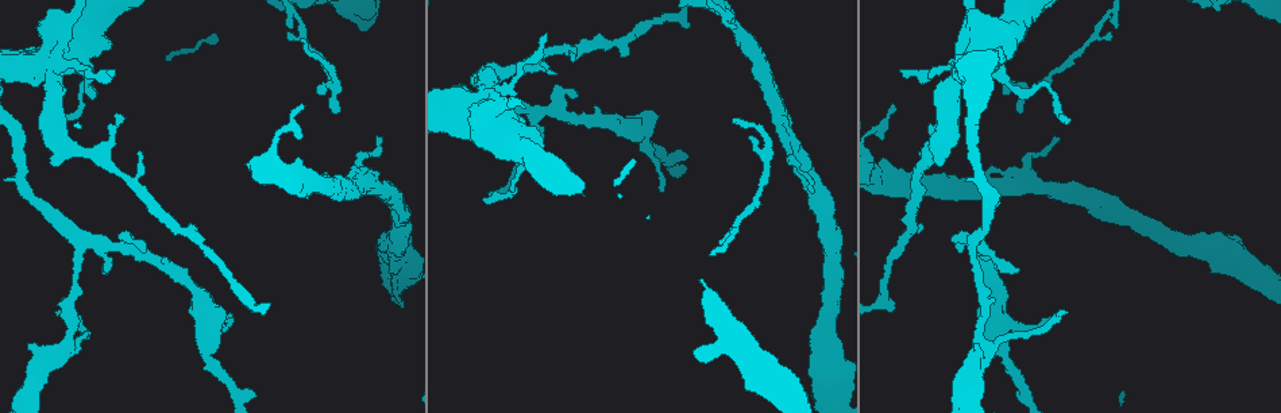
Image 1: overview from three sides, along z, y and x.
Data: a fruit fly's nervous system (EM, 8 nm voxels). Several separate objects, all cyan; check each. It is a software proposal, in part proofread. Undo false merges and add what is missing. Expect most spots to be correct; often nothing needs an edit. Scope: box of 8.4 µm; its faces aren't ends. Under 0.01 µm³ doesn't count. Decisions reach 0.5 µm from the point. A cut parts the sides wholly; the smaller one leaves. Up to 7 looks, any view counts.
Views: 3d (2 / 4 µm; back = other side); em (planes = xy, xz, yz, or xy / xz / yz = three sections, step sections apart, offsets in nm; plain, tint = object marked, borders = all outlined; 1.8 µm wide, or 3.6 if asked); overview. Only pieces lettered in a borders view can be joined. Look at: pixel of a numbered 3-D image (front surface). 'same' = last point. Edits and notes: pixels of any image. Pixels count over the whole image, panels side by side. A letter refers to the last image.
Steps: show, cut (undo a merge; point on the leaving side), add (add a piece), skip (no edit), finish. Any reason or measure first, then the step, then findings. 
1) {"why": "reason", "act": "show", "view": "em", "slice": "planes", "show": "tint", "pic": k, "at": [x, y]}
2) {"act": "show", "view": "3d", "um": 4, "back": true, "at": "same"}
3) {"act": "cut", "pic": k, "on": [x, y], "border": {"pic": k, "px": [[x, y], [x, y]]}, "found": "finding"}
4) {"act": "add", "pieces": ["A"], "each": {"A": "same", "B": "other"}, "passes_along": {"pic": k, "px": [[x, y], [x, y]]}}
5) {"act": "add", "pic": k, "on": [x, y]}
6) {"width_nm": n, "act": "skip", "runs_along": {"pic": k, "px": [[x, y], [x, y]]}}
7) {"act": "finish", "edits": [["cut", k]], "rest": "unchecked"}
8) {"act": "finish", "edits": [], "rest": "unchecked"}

{"act": "show", "view": "3d", "um": 4, "back": true, "pic": 1, "at": [801, 159]}

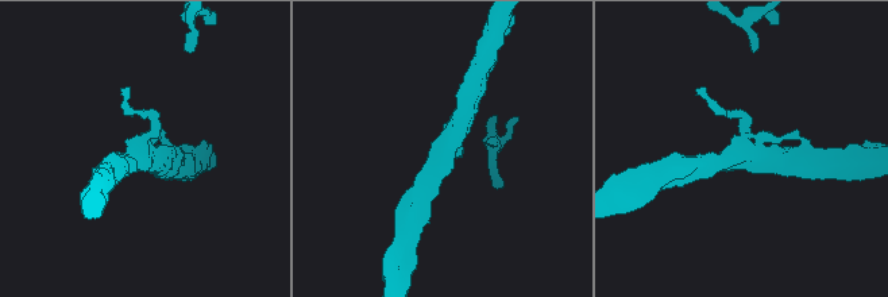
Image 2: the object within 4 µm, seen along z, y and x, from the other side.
{"why": "shape alone is not enough", "act": "show", "view": "em", "slice": "planes", "show": "borders", "pic": 2, "at": [741, 153]}

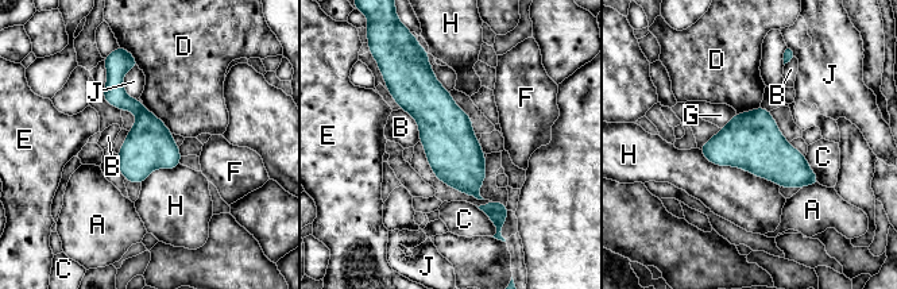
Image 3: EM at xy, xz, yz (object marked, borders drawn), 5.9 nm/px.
{"act": "skip", "each": {"A": "other", "B": "other", "C": "other", "D": "other", "E": "other", "F": "other", "G": "other", "H": "other", "J": "other"}, "border": {"pic": 3, "px": [[698, 149], [716, 165], [780, 187]]}, "found": "continuous, no second neuron"}

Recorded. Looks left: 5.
{"why": "abrupt turn", "act": "show", "view": "3d", "um": 2, "back": true, "pic": 1, "at": [67, 341]}

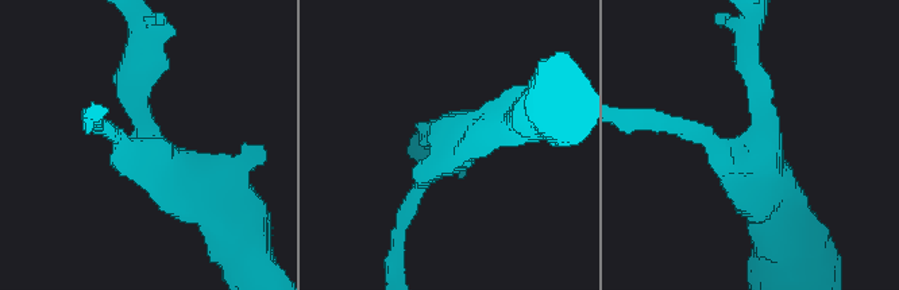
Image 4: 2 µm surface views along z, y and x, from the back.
{"arms": 3, "act": "show", "view": "em", "slice": "planes", "show": "borders", "pic": 4, "at": [449, 134]}

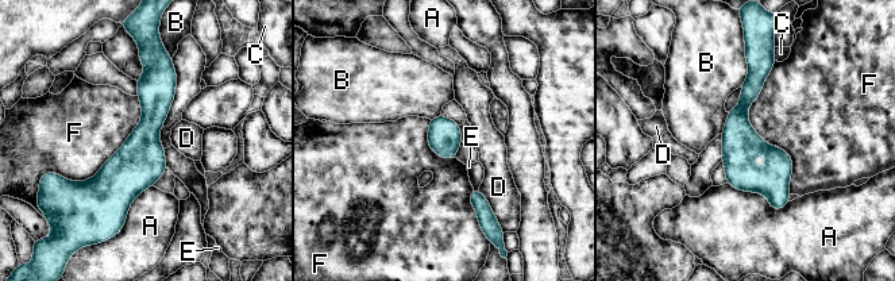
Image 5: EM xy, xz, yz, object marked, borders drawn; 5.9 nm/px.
{"width_nm": 200, "act": "skip", "each": {"A": "other", "B": "other", "C": "other", "D": "other", "E": "other", "F": "other"}, "runs_along": {"pic": 5, "px": [[149, 60], [153, 120], [122, 179], [122, 219]]}, "found": "one neuron here"}

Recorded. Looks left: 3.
{"why": "abrupt turn", "act": "show", "view": "em", "slice": "planes", "show": "borders", "pic": 1, "at": [49, 136]}

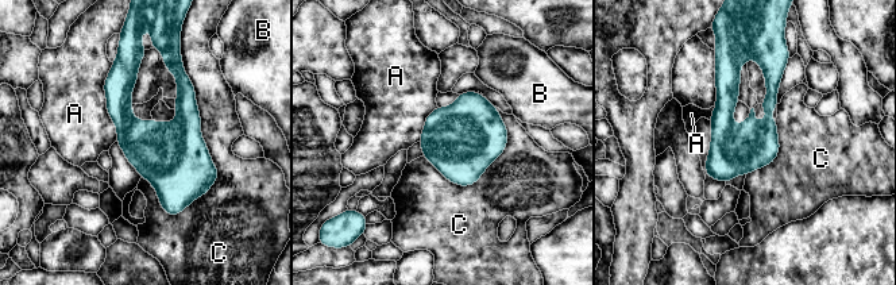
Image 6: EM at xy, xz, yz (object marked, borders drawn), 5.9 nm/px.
{"width_nm": 300, "act": "skip", "each": {"A": "other", "B": "other", "C": "other"}, "border": {"pic": 6, "px": [[181, 58], [217, 178], [172, 216]]}, "found": "all the same neuron"}

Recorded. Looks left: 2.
{"act": "finish", "edits": [], "rest": "unchecked"}

